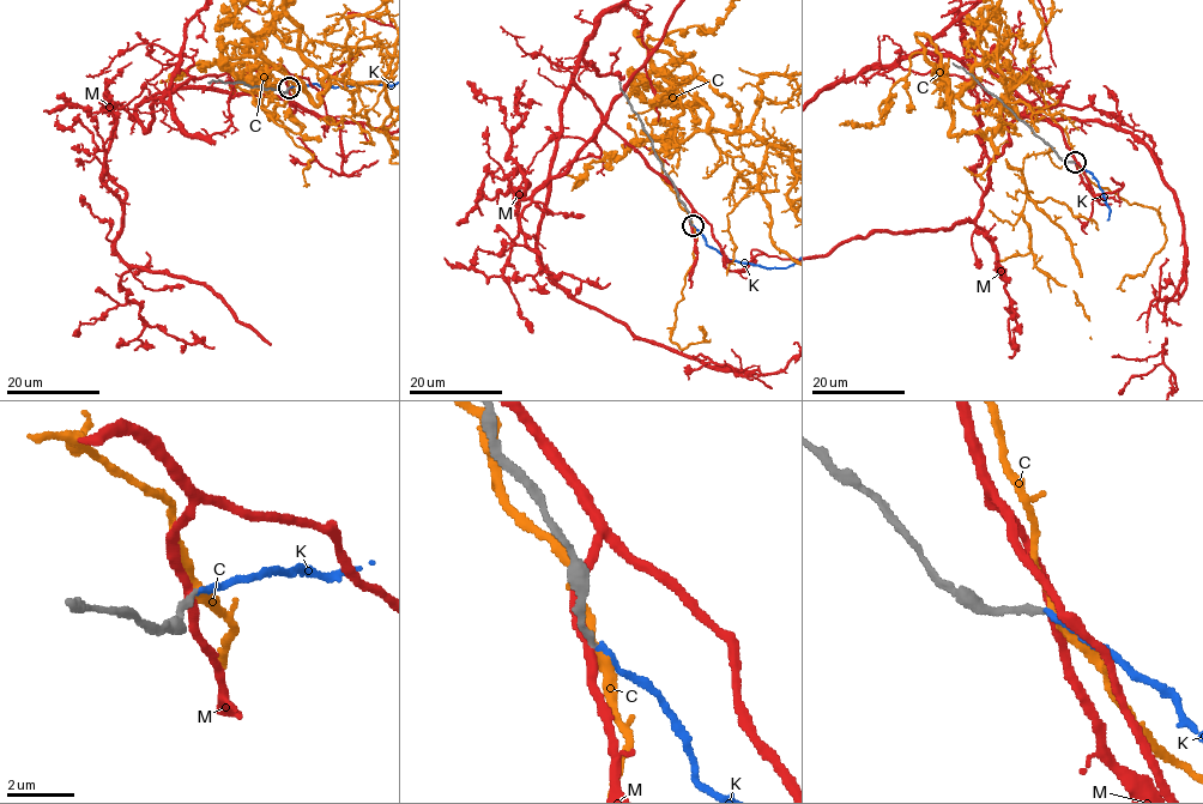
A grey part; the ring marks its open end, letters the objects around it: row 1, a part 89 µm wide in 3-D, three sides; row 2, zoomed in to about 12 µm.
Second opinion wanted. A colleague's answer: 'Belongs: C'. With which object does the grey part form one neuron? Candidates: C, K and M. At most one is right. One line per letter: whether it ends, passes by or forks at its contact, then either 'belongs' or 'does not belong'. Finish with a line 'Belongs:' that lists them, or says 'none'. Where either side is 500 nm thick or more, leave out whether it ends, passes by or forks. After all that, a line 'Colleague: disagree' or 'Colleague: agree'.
C: it passes by; does not belong
K: it ends; belongs
M: it passes by; does not belong
Belongs: K
Colleague: disagree

